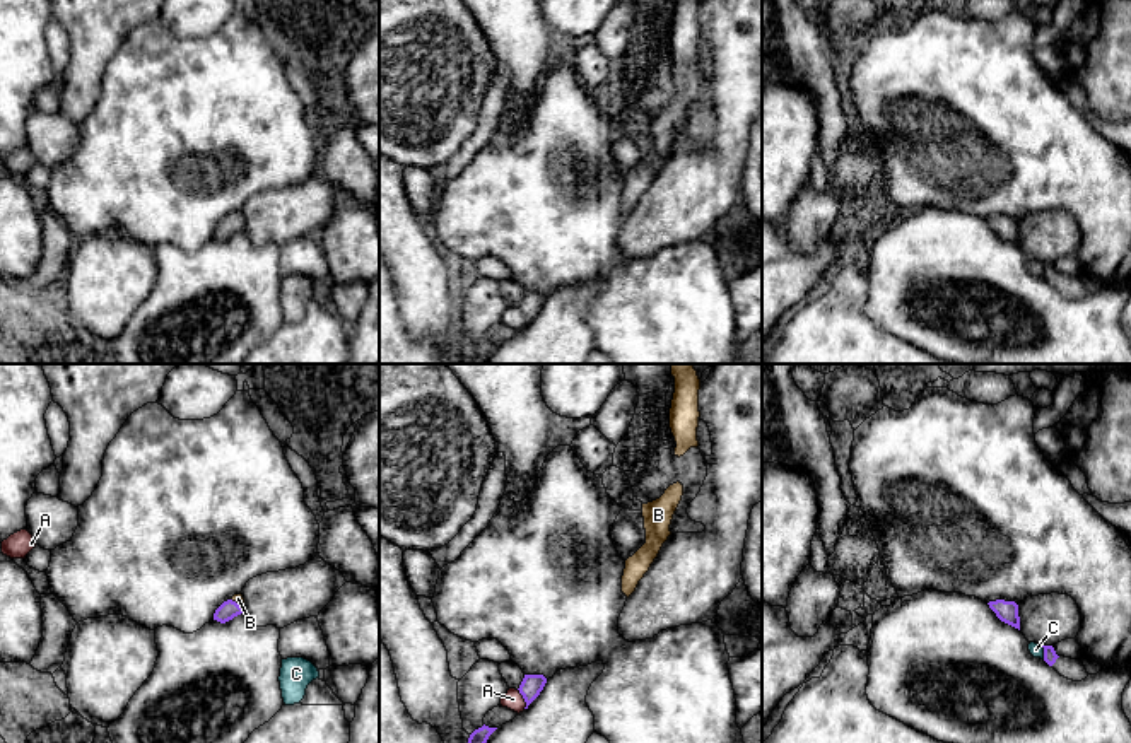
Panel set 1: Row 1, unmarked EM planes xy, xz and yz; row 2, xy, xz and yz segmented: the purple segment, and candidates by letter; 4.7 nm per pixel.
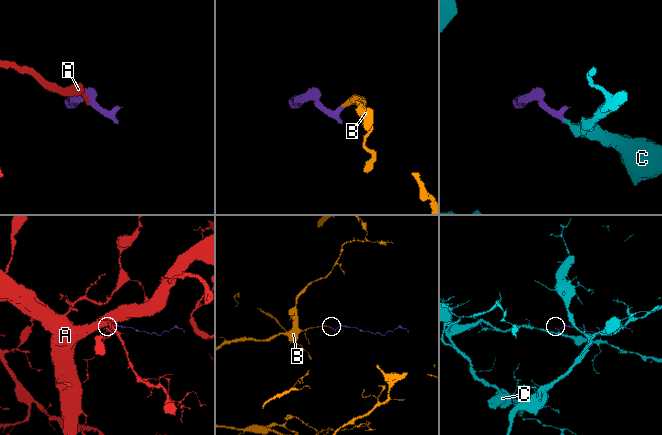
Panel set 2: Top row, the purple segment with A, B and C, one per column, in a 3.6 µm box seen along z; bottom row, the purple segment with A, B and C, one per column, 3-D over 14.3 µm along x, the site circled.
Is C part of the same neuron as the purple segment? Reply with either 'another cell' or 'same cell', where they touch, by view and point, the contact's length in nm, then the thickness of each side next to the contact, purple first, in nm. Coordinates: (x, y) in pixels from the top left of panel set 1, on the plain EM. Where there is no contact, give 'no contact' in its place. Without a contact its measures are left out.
another cell; meets purple in yz at (1044, 270); contact 70 nm long; 60 nm thick on the purple side, 60 nm on the other

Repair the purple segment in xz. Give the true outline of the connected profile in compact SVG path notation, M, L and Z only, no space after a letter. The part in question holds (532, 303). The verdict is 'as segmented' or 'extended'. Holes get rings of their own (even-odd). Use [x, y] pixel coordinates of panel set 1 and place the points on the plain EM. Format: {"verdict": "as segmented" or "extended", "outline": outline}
{"verdict": "as segmented", "outline": "M524 292L521 302L519 302L519 311L523 313L526 325L540 313L547 301L547 295L543 292Z"}

